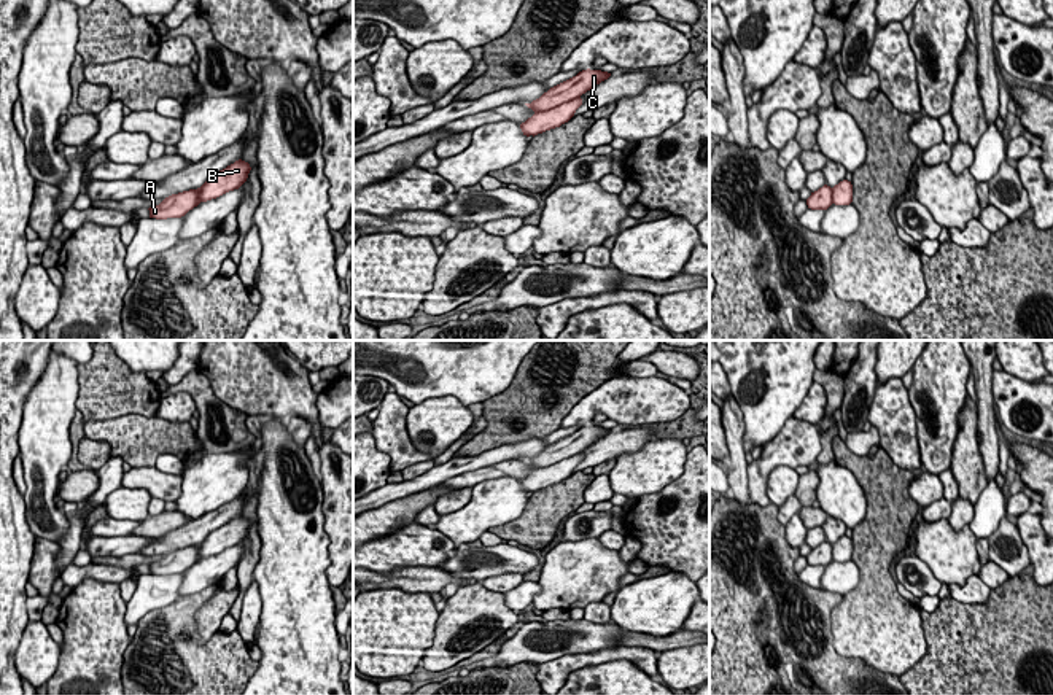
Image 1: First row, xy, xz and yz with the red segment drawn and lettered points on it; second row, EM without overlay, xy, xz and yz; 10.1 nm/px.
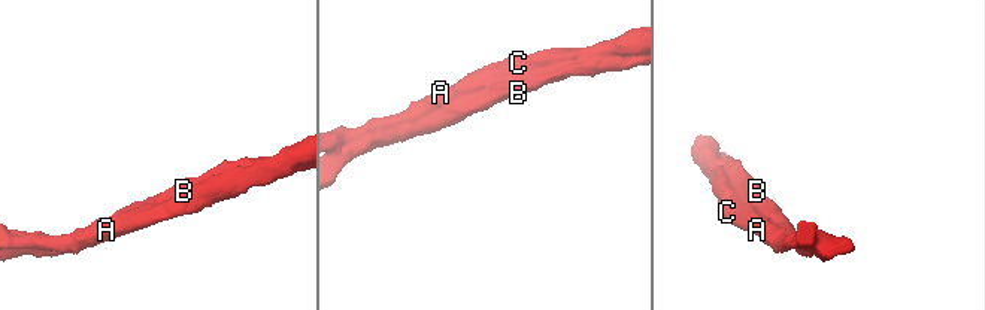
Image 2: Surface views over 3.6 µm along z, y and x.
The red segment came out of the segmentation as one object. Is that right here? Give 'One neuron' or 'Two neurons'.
One neuron

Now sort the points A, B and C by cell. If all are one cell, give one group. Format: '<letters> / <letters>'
A B C

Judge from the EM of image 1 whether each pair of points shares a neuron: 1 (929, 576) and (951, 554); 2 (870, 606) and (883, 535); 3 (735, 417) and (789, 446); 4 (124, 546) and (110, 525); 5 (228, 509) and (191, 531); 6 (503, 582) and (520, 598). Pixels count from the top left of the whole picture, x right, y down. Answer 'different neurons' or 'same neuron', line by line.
1: same neuron
2: same neuron
3: different neurons
4: different neurons
5: same neuron
6: same neuron

